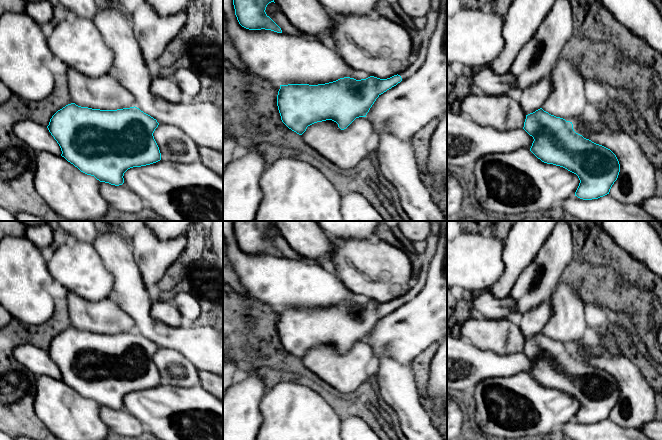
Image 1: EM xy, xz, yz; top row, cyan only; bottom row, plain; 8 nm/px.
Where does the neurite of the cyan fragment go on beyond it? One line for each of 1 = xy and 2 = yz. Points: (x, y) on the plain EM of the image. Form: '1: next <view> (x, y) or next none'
1: next none
2: next none

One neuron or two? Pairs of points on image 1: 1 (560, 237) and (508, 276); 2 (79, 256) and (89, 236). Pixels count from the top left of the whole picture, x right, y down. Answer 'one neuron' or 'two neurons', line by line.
1: two neurons
2: two neurons

